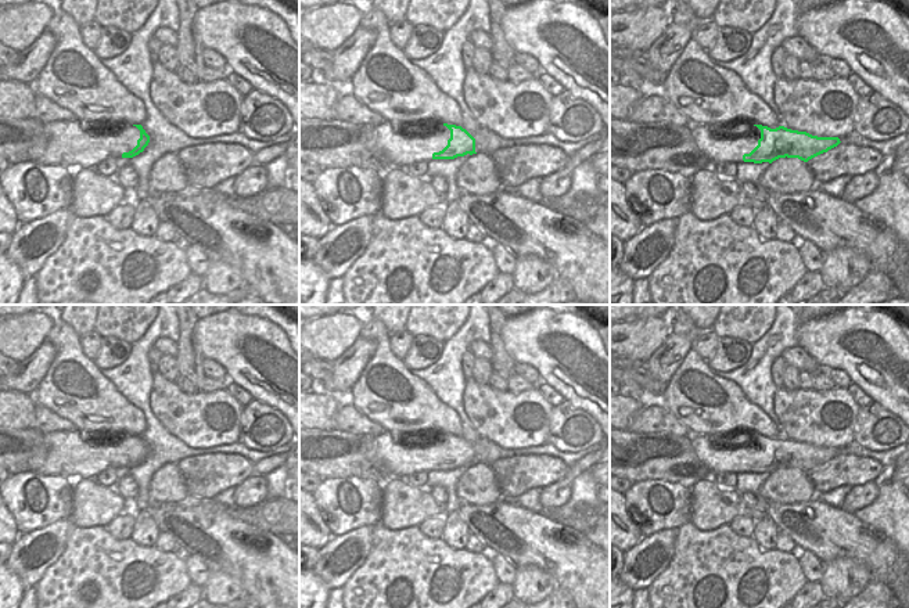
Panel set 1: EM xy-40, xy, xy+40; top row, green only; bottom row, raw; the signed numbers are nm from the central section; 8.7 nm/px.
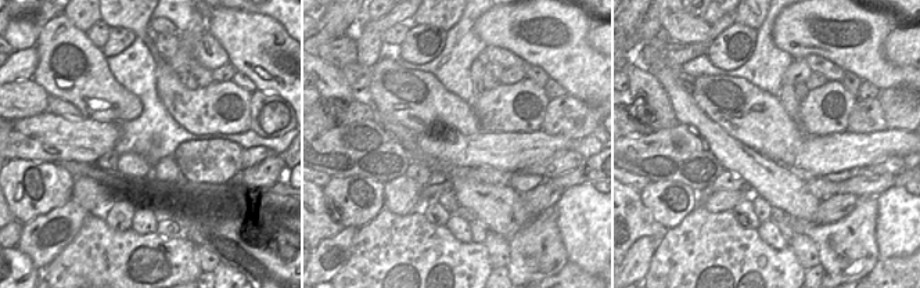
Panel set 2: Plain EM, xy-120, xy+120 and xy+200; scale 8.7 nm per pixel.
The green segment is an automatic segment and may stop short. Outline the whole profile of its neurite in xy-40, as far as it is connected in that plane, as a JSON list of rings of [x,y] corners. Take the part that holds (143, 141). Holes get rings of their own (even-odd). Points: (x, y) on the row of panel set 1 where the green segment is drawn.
[[[53,120],[43,125],[44,137],[30,150],[30,162],[42,165],[60,165],[71,169],[96,169],[105,158],[133,158],[144,151],[150,143],[150,136],[141,125],[103,123],[87,126],[86,122]]]

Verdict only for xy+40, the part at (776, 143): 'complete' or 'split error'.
split error

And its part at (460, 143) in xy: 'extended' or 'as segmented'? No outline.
extended

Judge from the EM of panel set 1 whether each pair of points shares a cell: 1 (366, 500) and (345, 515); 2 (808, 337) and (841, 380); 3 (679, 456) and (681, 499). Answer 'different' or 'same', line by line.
1: same
2: different
3: different

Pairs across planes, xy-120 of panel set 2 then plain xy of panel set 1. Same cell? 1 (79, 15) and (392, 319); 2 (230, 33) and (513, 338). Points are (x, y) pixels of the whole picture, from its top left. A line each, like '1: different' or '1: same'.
1: same
2: same

